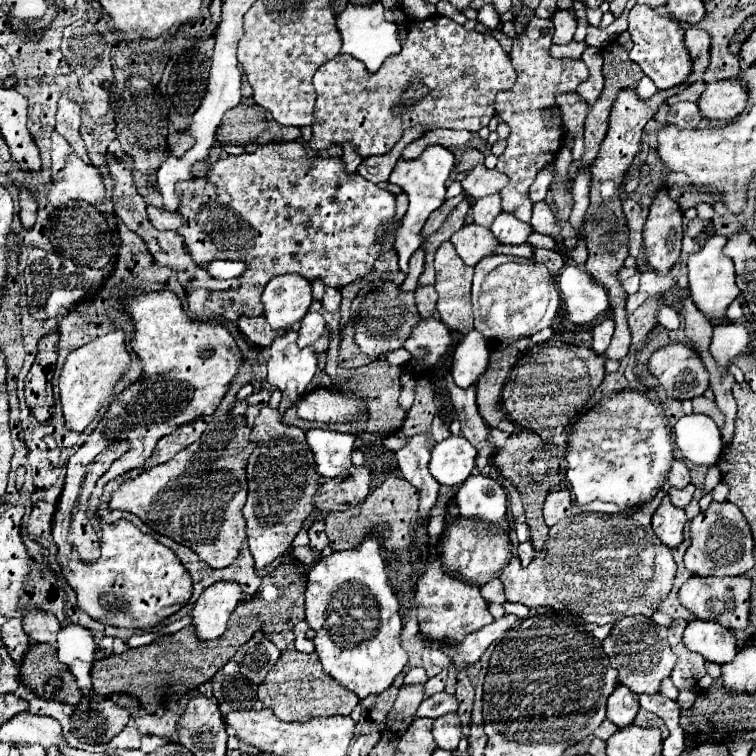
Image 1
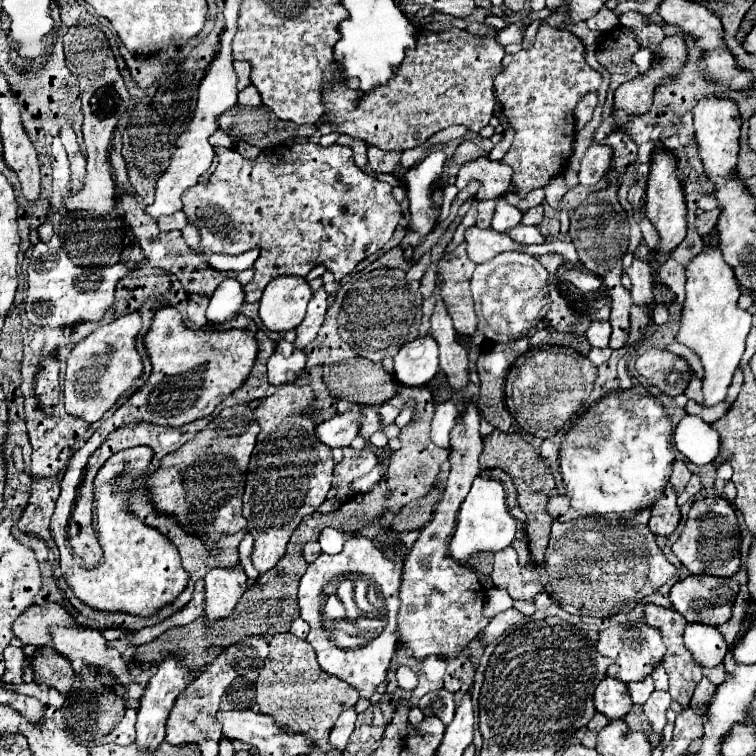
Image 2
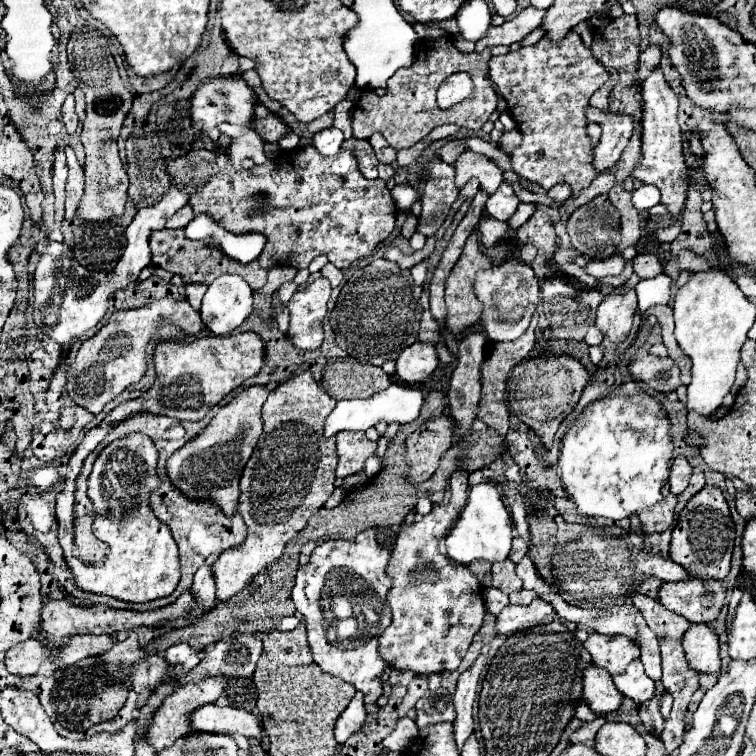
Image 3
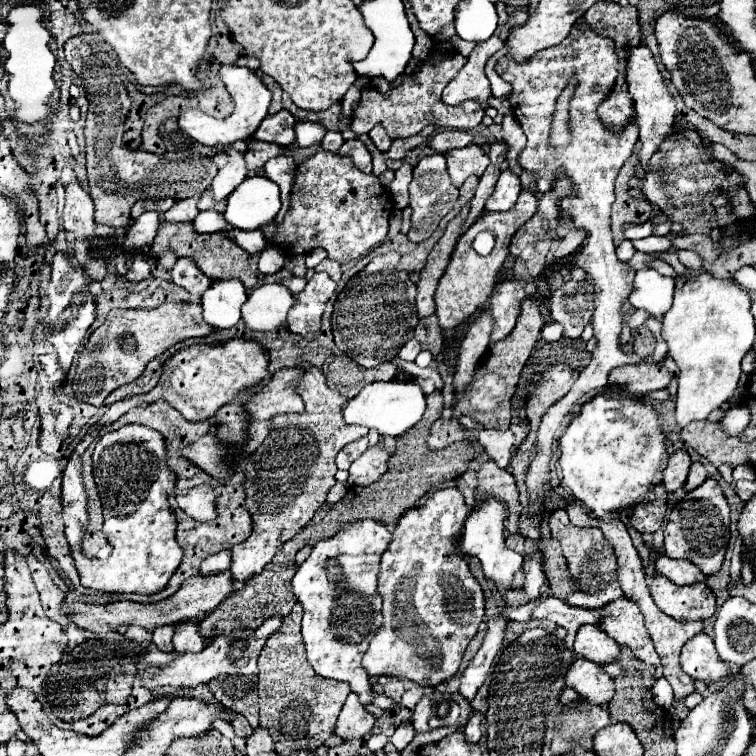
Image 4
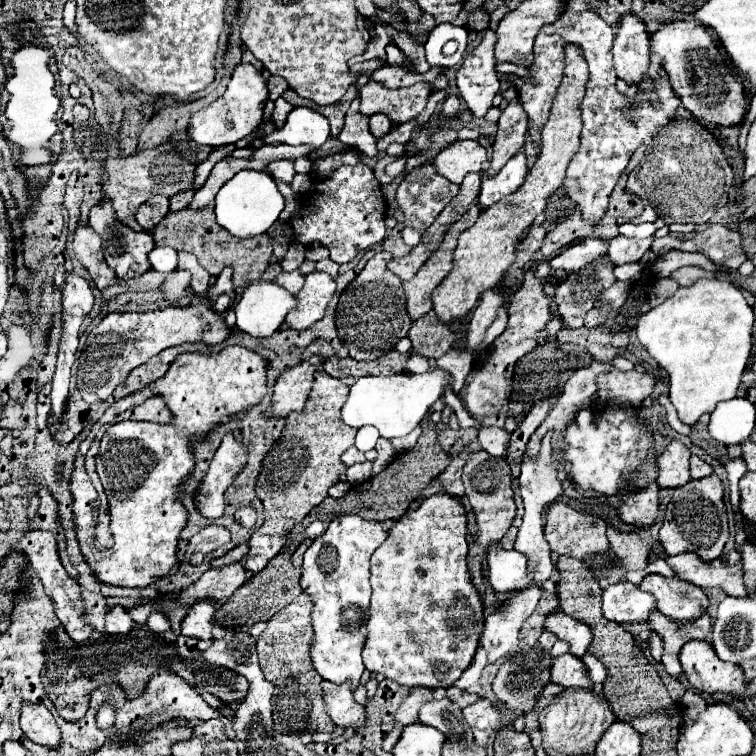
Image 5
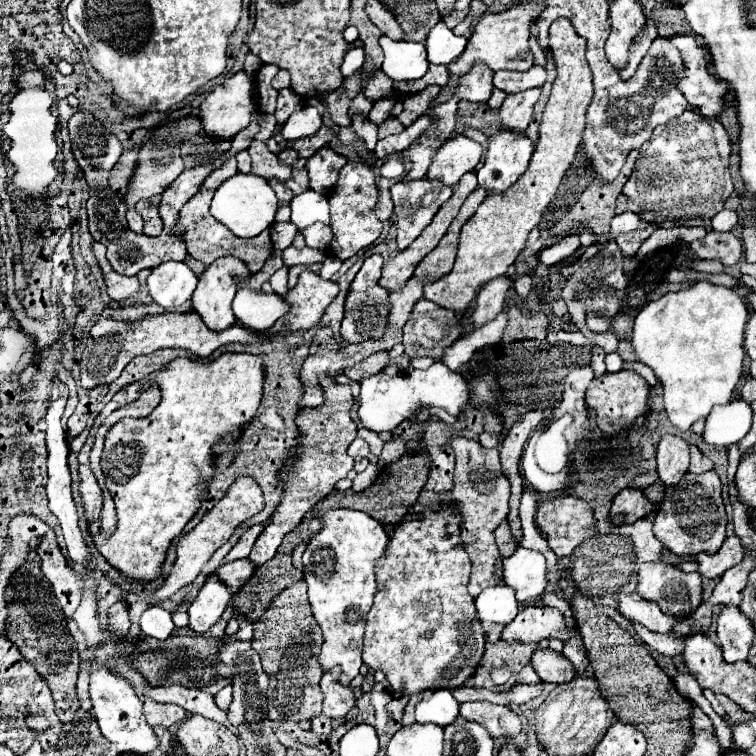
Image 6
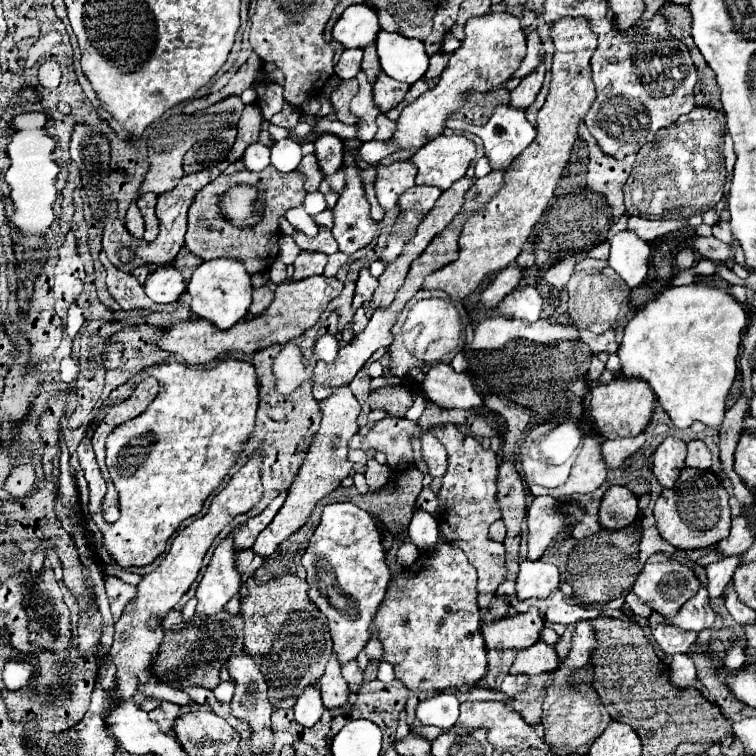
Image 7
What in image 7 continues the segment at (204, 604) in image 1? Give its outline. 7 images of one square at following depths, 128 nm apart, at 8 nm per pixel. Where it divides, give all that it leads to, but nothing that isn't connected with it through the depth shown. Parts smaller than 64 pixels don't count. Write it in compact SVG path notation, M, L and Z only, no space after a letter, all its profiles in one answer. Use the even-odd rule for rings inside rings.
M348 386L336 388L328 398L324 398L320 402L320 410L322 410L320 430L314 436L312 448L310 448L304 464L300 466L296 480L292 482L292 486L288 490L288 498L286 498L284 506L278 510L278 514L274 516L274 520L258 534L258 538L252 546L252 550L260 556L270 556L280 542L284 542L290 534L294 534L298 528L302 528L306 524L312 508L318 504L318 500L322 500L334 488L338 488L340 482L352 470L352 462L348 462L348 442L358 432L358 424L356 424L356 418L360 414L358 400L354 398L354 394Z

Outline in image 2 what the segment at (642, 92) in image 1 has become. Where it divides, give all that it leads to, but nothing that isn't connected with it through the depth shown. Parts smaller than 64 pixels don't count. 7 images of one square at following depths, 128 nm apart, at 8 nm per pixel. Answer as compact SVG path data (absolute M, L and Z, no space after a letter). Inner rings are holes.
M641 48L633 56L634 63L638 66L639 72L646 72L651 64L651 53L648 48Z

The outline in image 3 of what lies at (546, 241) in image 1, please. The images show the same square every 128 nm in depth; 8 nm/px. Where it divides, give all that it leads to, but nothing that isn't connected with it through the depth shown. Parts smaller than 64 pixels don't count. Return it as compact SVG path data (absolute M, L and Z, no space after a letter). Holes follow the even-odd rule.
M494 218L480 220L478 232L482 234L484 246L494 246L496 242L500 242L504 238L514 238L514 234L516 234L516 230L506 226L506 222L500 222L500 220L494 220Z

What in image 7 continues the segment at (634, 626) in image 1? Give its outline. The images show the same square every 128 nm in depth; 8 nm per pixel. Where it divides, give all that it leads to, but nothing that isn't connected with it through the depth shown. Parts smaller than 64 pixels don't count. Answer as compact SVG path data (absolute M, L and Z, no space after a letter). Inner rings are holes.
M536 608L512 618L494 620L482 626L482 636L488 650L524 650L538 640L542 630L542 616Z

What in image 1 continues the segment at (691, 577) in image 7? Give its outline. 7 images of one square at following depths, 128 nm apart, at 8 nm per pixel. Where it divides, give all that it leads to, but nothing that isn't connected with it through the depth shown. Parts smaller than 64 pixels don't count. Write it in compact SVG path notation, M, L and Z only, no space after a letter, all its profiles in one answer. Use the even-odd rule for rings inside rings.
M692 576L688 578L680 590L678 600L680 604L694 614L698 620L712 620L724 628L738 628L744 630L748 626L748 596L750 596L752 580L746 576L726 576L726 578L702 578Z

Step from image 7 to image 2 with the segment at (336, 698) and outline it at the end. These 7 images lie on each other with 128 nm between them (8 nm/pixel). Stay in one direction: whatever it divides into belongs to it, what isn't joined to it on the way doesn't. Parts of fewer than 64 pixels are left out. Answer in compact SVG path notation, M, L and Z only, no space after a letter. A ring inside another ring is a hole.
M348 708L348 710L344 710L344 712L340 714L340 718L336 720L336 724L334 724L332 732L330 732L330 744L332 744L334 748L338 748L338 750L344 750L344 748L346 748L348 738L350 738L350 734L352 734L352 730L354 730L356 716L358 716L358 712L356 712L354 708Z

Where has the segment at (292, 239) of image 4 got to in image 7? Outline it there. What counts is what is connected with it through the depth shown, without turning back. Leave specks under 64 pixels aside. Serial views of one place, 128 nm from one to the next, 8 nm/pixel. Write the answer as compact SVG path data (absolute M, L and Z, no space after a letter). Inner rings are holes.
M346 168L346 188L334 206L334 238L338 248L352 254L370 244L376 236L376 222L370 218L370 204L364 196L358 168Z

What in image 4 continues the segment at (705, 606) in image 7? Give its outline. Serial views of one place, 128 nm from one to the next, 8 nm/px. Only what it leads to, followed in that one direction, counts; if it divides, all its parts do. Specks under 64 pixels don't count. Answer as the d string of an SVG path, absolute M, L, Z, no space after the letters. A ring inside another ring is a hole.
M546 598L546 602L537 605L532 611L532 619L546 619L562 628L566 628L567 635L563 640L565 649L573 651L573 644L576 635L576 628L582 624L598 624L598 616L604 612L602 608L576 608L568 606L566 602L558 598Z

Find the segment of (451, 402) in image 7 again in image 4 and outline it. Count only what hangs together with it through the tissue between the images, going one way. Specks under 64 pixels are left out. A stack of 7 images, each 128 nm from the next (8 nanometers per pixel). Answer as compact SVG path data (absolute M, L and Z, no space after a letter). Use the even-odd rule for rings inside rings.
M402 380L374 382L374 384L366 384L358 392L358 396L354 396L348 402L348 406L344 408L344 422L374 428L380 434L396 438L420 422L424 408L426 408L426 394L418 382L414 382L414 380L408 380L408 382L402 382Z

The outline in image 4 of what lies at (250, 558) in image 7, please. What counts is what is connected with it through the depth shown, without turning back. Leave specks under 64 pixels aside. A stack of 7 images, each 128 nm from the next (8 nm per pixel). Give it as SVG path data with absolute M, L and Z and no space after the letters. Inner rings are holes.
M228 570L218 572L218 574L210 574L210 576L192 576L188 580L184 580L184 584L180 586L180 590L176 594L172 594L166 600L160 602L152 602L152 604L138 604L138 602L130 602L130 600L120 600L120 602L110 602L104 606L96 606L96 604L84 604L84 602L74 602L74 604L64 604L64 612L70 614L72 622L80 628L86 628L90 632L106 632L106 630L116 630L120 626L142 626L148 632L152 632L158 626L164 624L178 624L182 620L202 620L202 616L206 616L208 612L212 612L228 594L232 592L232 574Z

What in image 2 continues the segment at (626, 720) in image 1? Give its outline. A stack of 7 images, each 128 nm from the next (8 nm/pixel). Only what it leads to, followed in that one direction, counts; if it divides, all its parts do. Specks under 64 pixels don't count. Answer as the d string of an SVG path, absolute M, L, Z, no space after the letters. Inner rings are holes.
M606 676L594 690L594 708L608 720L622 718L632 708L626 684Z

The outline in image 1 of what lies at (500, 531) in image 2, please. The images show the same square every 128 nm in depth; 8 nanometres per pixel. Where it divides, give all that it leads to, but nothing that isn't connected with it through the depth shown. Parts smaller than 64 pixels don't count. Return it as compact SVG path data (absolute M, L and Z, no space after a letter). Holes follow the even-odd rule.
M482 474L468 476L456 492L456 504L460 516L466 516L468 520L486 522L504 532L510 530L506 520L506 494L494 478Z

